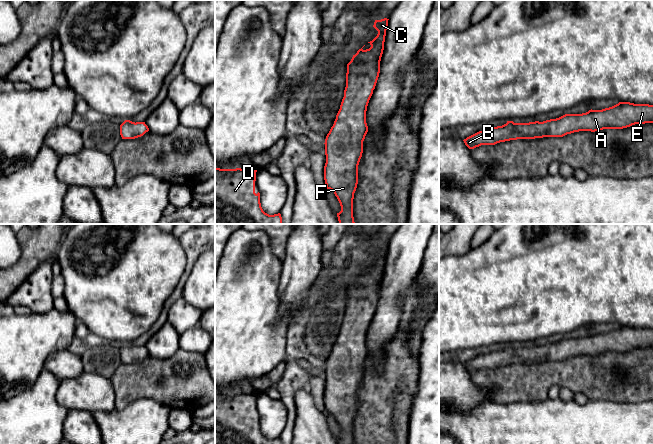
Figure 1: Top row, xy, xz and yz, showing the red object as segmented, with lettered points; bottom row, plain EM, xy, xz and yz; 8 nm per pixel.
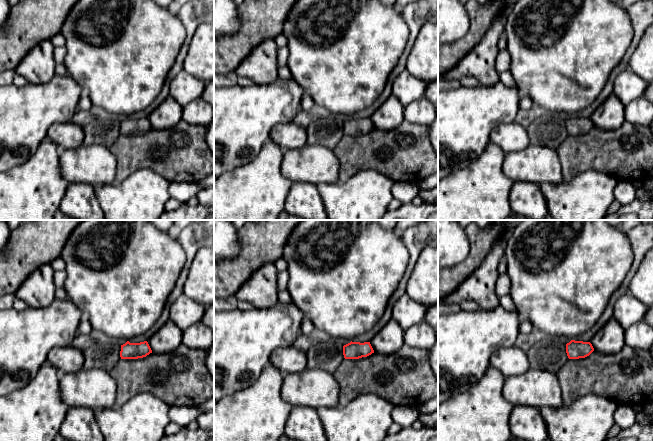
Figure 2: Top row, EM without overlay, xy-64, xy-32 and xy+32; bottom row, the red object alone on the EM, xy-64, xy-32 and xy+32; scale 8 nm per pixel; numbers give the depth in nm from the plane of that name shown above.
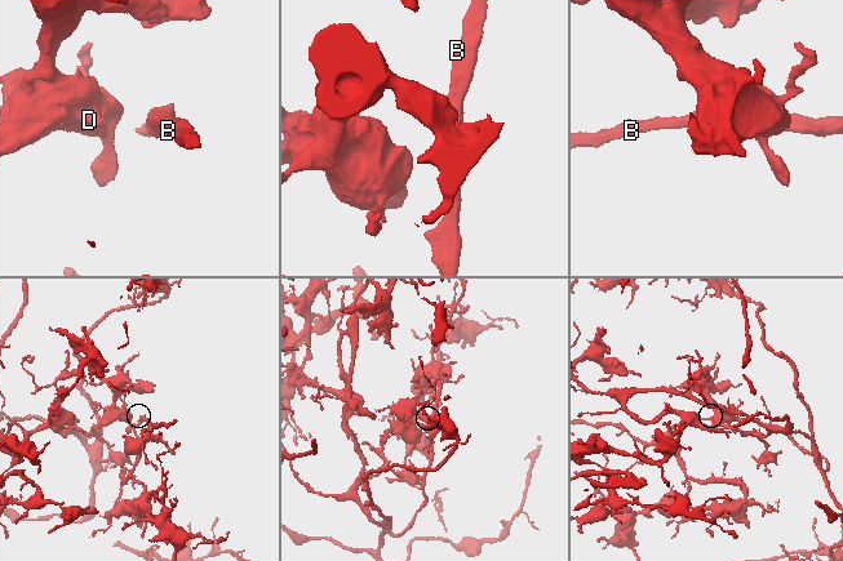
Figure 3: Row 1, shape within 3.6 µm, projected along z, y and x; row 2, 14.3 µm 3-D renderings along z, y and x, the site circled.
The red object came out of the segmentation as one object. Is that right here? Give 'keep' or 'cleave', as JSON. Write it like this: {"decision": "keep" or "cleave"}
{"decision": "keep"}

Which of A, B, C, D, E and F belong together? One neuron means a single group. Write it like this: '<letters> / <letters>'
A B C D E F

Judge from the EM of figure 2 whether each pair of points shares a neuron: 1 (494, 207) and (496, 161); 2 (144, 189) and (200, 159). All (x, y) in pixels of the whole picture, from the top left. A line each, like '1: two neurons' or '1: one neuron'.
1: one neuron
2: two neurons

